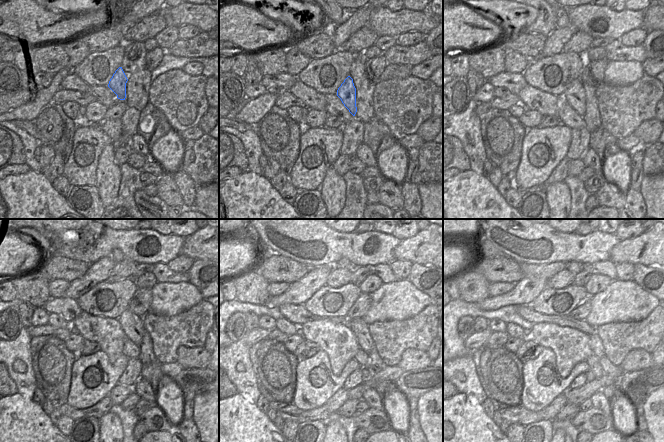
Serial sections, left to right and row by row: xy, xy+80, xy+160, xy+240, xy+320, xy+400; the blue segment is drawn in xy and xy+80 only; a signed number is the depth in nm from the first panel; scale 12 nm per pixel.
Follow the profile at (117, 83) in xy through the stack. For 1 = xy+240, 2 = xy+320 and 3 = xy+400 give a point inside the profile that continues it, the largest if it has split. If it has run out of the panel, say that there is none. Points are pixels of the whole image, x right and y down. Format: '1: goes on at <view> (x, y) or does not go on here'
1: goes on at xy+240 (132, 325)
2: goes on at xy+320 (360, 329)
3: goes on at xy+400 (595, 343)

